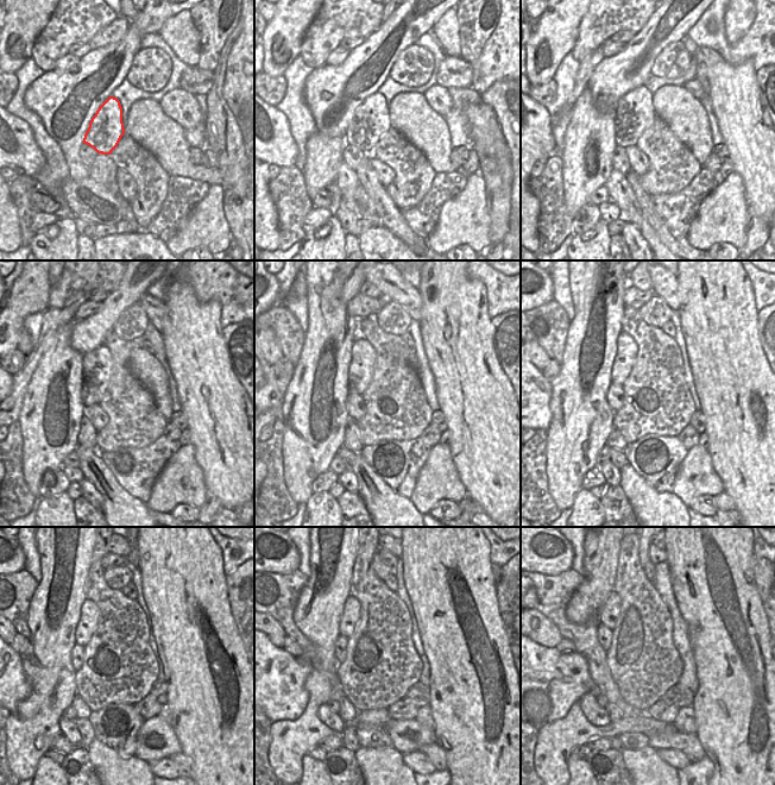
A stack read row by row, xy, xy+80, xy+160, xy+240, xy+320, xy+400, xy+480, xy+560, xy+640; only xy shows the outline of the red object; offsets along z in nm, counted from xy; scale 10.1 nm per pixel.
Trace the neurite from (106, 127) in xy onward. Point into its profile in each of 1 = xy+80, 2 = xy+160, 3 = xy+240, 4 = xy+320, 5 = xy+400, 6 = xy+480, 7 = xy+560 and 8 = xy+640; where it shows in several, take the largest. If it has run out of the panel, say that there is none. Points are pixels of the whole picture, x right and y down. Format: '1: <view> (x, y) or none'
1: xy+80 (371, 120)
2: xy+160 (635, 113)
3: xy+240 (98, 364)
4: xy+320 (361, 368)
5: xy+400 (627, 349)
6: xy+480 (88, 622)
7: xy+560 (351, 614)
8: xy+640 (609, 614)

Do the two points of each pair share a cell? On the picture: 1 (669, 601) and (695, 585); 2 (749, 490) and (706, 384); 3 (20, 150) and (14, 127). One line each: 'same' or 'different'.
1: different
2: same
3: same

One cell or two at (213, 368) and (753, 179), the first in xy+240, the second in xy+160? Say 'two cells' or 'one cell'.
one cell

